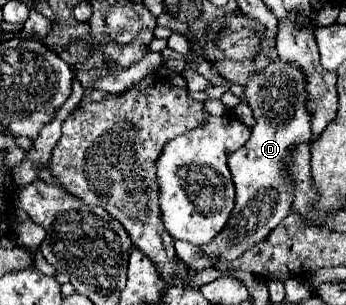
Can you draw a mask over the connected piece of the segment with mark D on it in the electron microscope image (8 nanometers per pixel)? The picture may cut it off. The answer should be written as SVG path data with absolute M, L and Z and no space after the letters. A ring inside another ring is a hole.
M275 60L269 62L267 68L251 72L245 84L245 104L253 110L255 126L251 128L251 138L247 144L229 156L229 170L233 174L237 200L231 212L231 218L223 232L215 238L215 242L199 248L195 244L175 240L177 258L181 258L191 270L211 268L211 258L223 256L225 260L233 260L247 246L263 240L287 214L293 210L295 200L295 180L287 176L287 166L293 160L293 152L299 144L307 144L311 140L311 110L307 108L307 80L299 80L299 66ZM203 250L203 256L197 252Z

